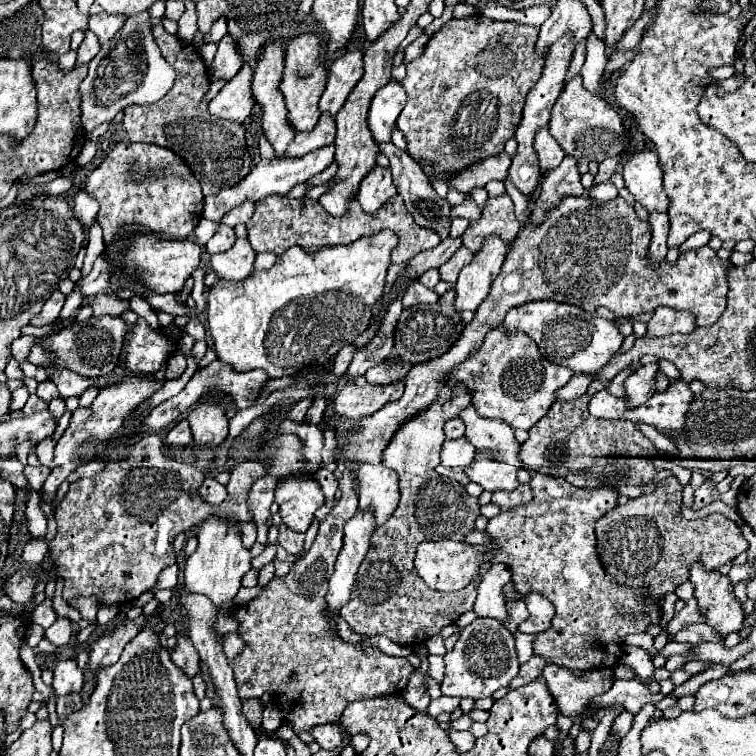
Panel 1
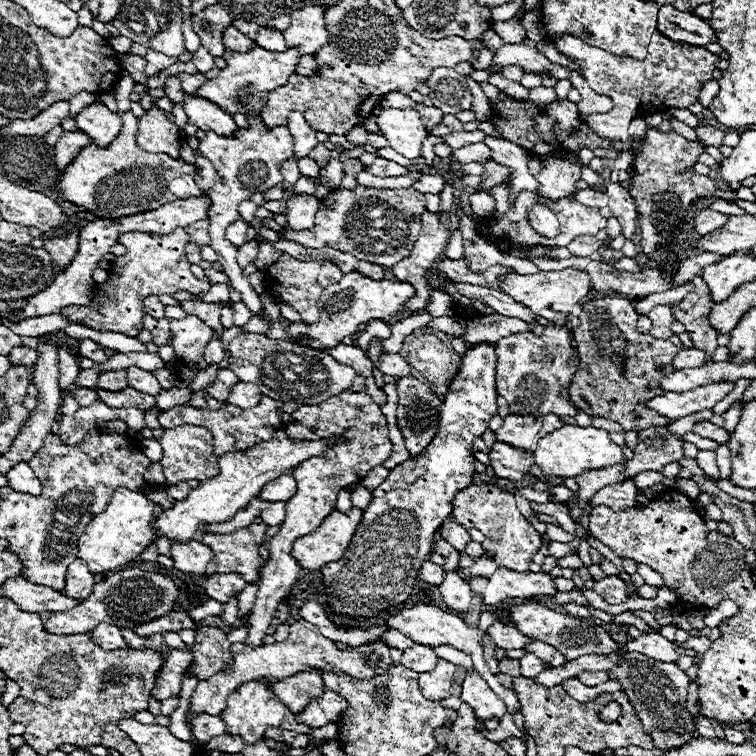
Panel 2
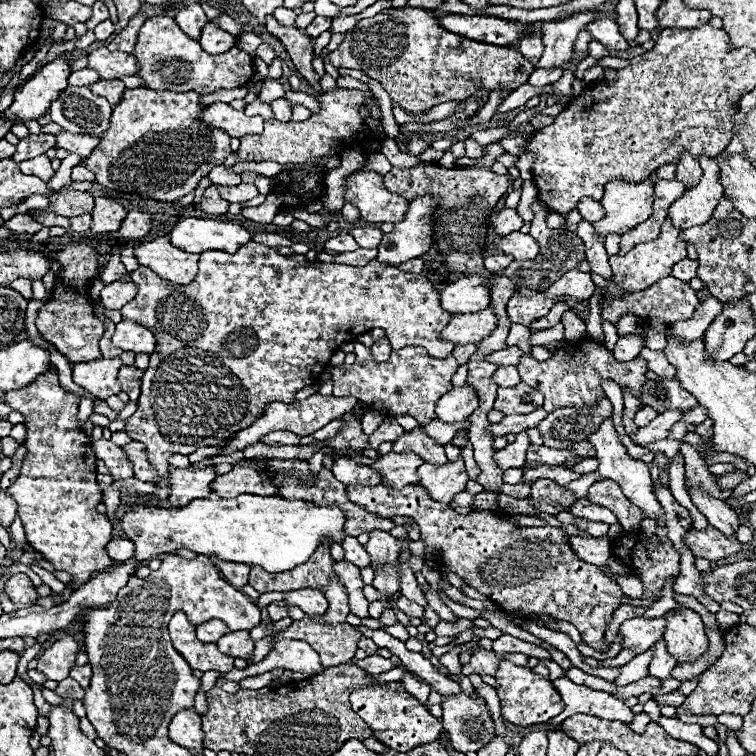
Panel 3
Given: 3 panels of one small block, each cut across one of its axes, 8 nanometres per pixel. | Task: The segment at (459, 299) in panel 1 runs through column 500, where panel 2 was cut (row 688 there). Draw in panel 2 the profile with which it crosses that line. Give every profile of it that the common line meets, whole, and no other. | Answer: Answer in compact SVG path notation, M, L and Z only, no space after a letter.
M260 680L260 682L248 682L244 684L238 692L230 694L224 712L220 714L222 722L226 724L226 732L240 736L244 744L254 744L260 740L260 736L266 732L268 726L280 726L284 716L286 716L286 706L278 700L276 694L272 694L266 684L270 684L268 680Z

